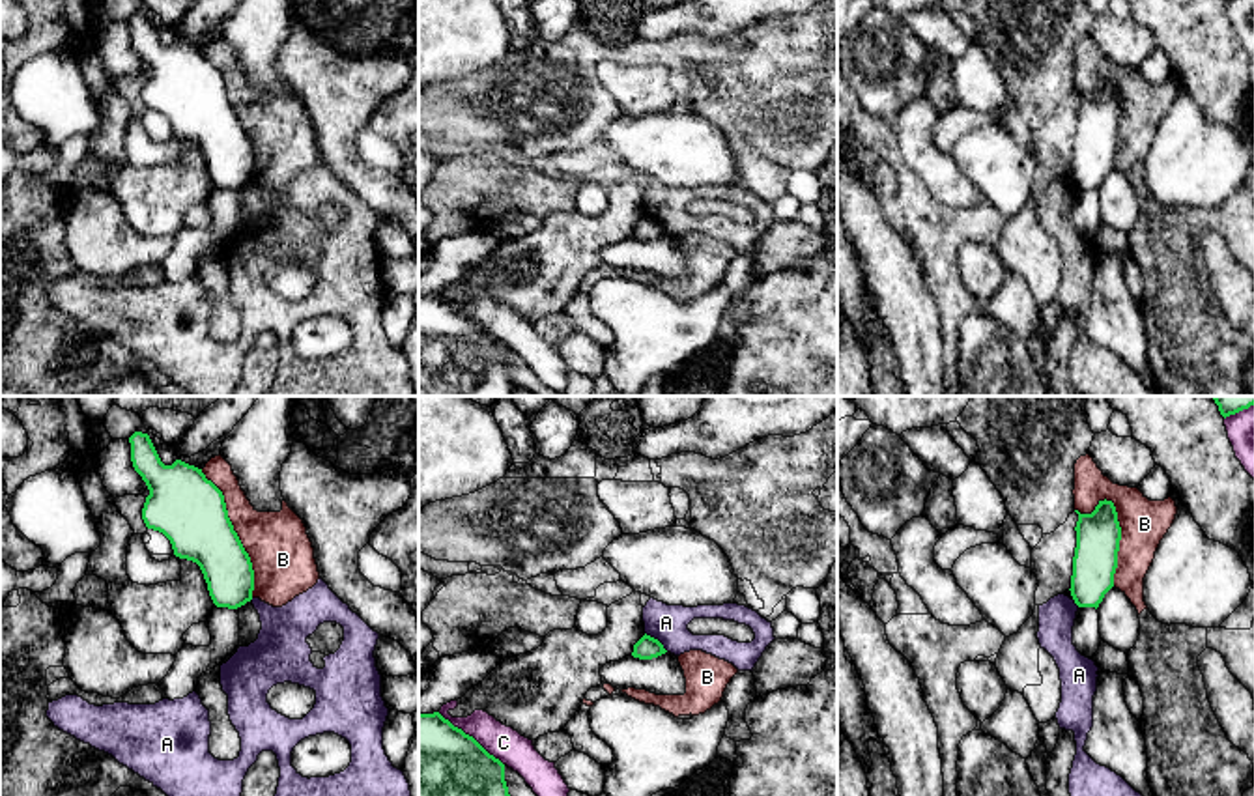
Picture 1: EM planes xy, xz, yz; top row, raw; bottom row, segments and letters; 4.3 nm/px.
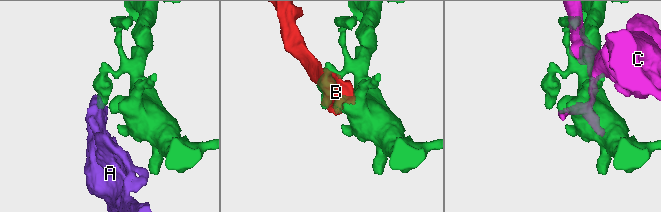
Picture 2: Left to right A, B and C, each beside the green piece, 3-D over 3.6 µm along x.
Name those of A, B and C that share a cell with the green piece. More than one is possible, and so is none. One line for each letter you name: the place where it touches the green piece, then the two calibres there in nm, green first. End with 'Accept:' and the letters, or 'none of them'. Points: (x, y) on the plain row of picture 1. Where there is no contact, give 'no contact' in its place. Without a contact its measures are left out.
Accept: none of them

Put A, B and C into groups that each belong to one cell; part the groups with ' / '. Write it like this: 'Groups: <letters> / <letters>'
Groups: A / B / C

